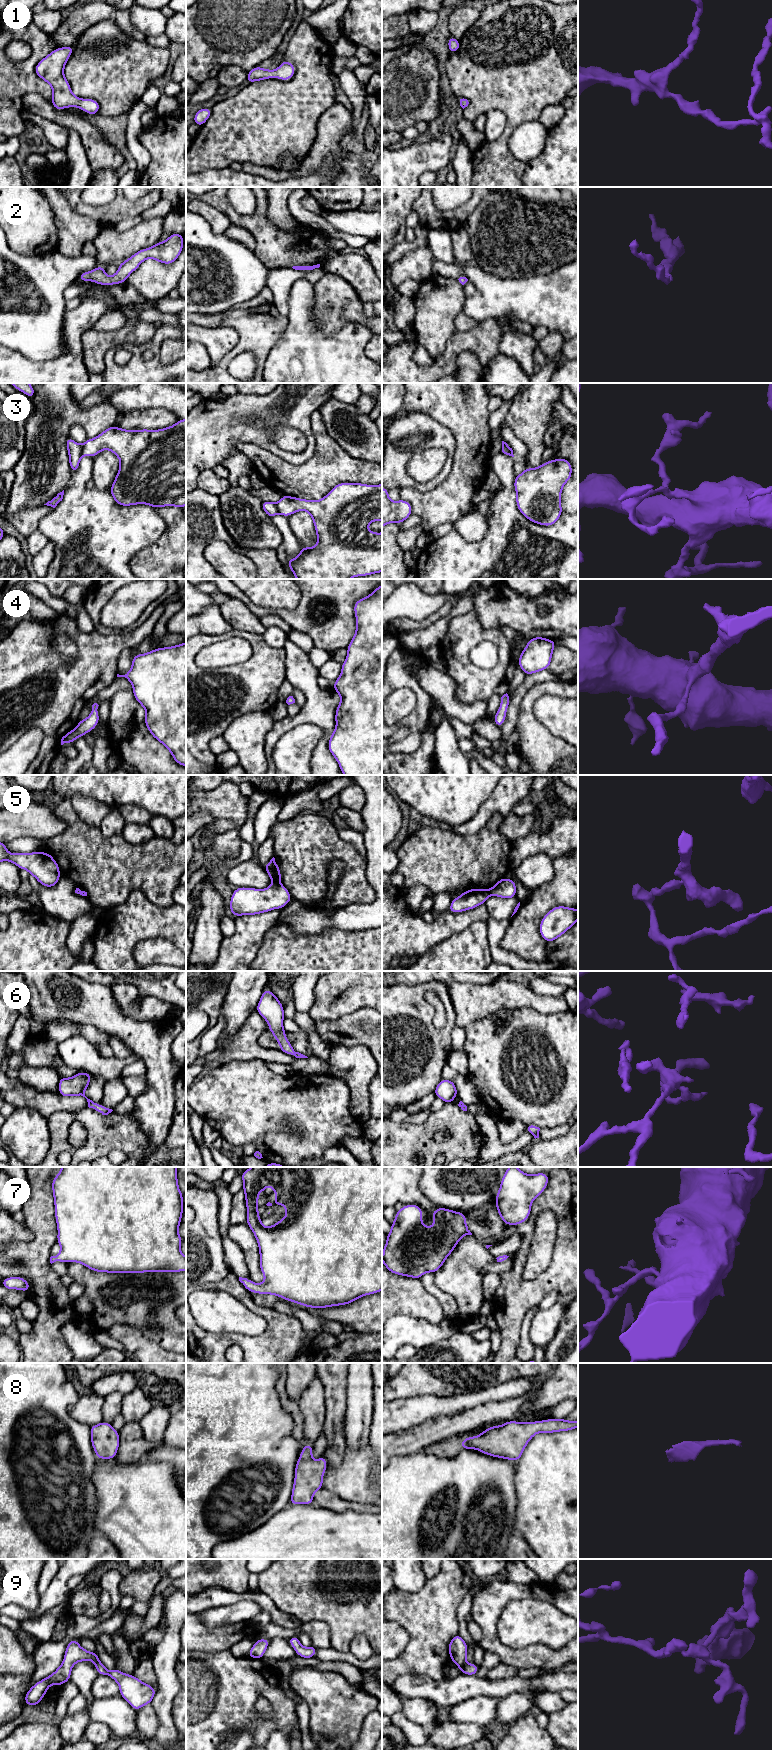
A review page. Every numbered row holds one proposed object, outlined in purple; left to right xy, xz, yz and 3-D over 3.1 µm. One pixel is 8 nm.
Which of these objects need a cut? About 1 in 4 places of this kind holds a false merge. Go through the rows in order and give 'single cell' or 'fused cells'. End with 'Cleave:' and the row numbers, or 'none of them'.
1: single cell
2: single cell
3: fused cells
4: single cell
5: fused cells
6: single cell
7: single cell
8: single cell
9: single cell
Cleave: 3, 5

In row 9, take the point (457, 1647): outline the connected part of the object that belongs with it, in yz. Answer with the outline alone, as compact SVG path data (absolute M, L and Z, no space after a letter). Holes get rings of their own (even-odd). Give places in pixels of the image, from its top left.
M459 1634L454 1636L448 1646L450 1660L461 1669L462 1674L476 1675L479 1667L474 1663L468 1664L466 1662L467 1647L468 1645Z

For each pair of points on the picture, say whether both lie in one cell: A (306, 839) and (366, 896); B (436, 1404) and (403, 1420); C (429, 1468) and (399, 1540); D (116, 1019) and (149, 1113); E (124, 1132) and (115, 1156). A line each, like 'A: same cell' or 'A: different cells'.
A: same cell
B: same cell
C: same cell
D: same cell
E: different cells

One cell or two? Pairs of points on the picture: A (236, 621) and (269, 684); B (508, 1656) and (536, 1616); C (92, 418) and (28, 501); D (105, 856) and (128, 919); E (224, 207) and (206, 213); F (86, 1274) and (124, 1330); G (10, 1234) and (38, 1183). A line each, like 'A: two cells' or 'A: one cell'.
A: two cells
B: two cells
C: one cell
D: two cells
E: two cells
F: two cells
G: two cells

